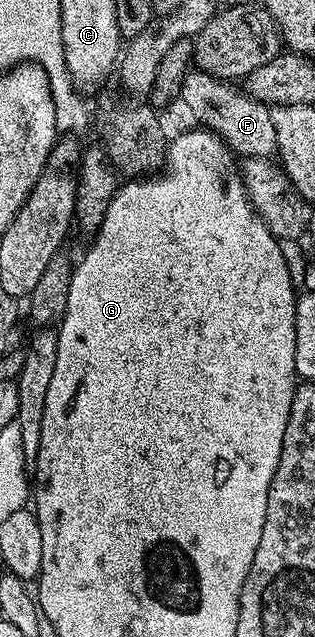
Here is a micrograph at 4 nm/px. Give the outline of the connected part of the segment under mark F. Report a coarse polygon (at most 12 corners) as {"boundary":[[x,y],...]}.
{"boundary":[[194,68],[179,101],[234,154],[272,158],[270,106]]}

